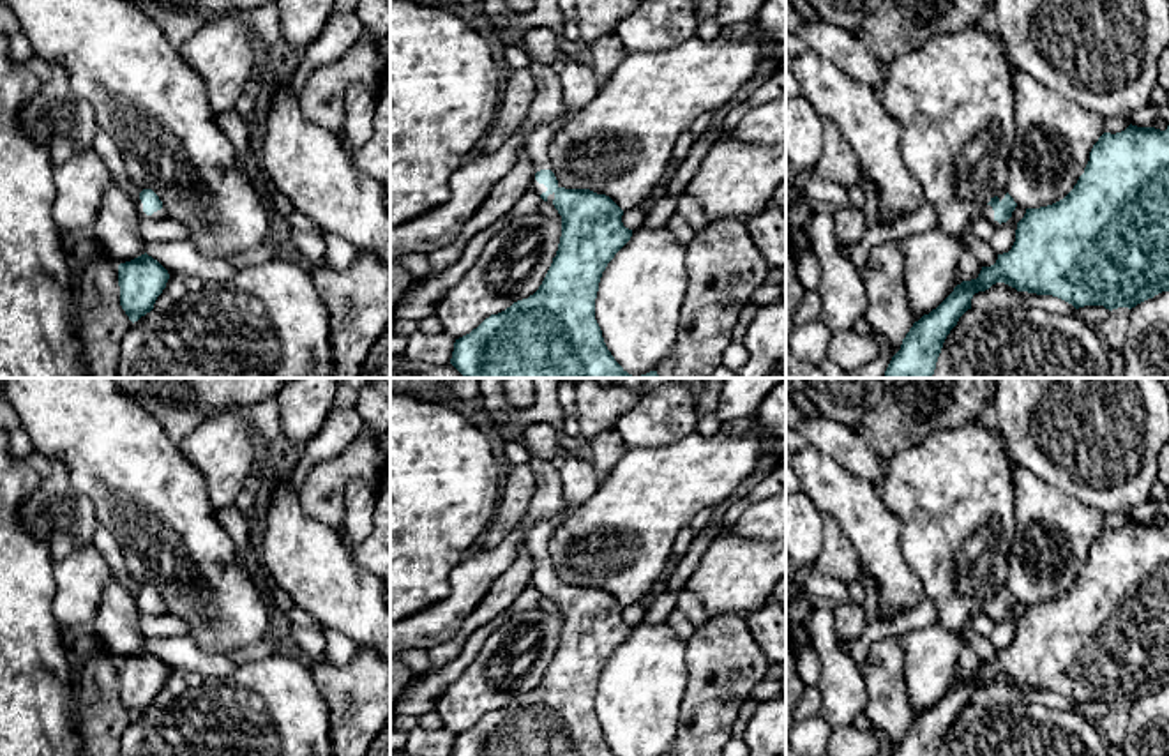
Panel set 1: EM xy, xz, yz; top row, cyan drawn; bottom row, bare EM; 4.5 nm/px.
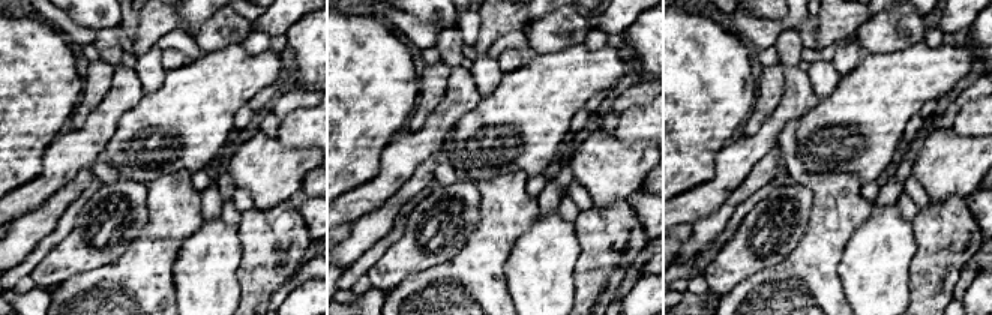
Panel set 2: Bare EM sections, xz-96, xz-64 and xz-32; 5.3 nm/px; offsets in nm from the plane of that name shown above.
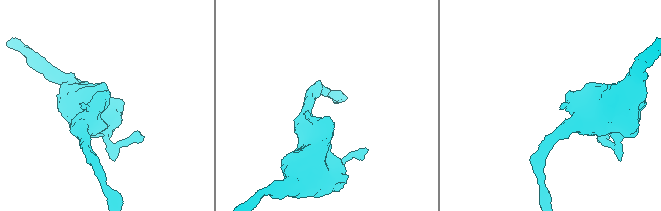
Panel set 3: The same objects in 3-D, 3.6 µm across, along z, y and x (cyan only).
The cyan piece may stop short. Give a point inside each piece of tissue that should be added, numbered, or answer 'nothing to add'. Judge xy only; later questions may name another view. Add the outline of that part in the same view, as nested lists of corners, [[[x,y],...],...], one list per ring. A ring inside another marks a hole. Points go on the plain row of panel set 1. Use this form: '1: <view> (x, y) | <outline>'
1: xy (161, 610) | [[[140,592],[136,593],[136,604],[138,604],[138,609],[140,609],[143,615],[162,616],[162,615],[170,613],[170,611],[168,611],[168,606],[166,606],[164,602],[162,602],[161,606],[154,608],[152,611],[147,611],[147,609],[143,608],[143,599],[141,599]]]

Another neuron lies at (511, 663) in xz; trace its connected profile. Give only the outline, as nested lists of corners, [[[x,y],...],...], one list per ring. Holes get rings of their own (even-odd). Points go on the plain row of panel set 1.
[[[540,606],[512,615],[487,636],[475,661],[449,685],[434,703],[445,730],[459,735],[477,724],[491,710],[498,710],[514,698],[528,694],[542,680],[562,632],[562,611],[546,613]]]

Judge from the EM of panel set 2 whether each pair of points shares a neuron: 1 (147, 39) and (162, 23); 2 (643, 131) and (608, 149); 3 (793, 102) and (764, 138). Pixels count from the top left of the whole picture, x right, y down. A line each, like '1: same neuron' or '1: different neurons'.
1: same neuron
2: different neurons
3: same neuron

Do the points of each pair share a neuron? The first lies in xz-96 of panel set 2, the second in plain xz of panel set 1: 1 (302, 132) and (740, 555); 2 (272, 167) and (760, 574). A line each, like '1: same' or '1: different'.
1: different
2: same

